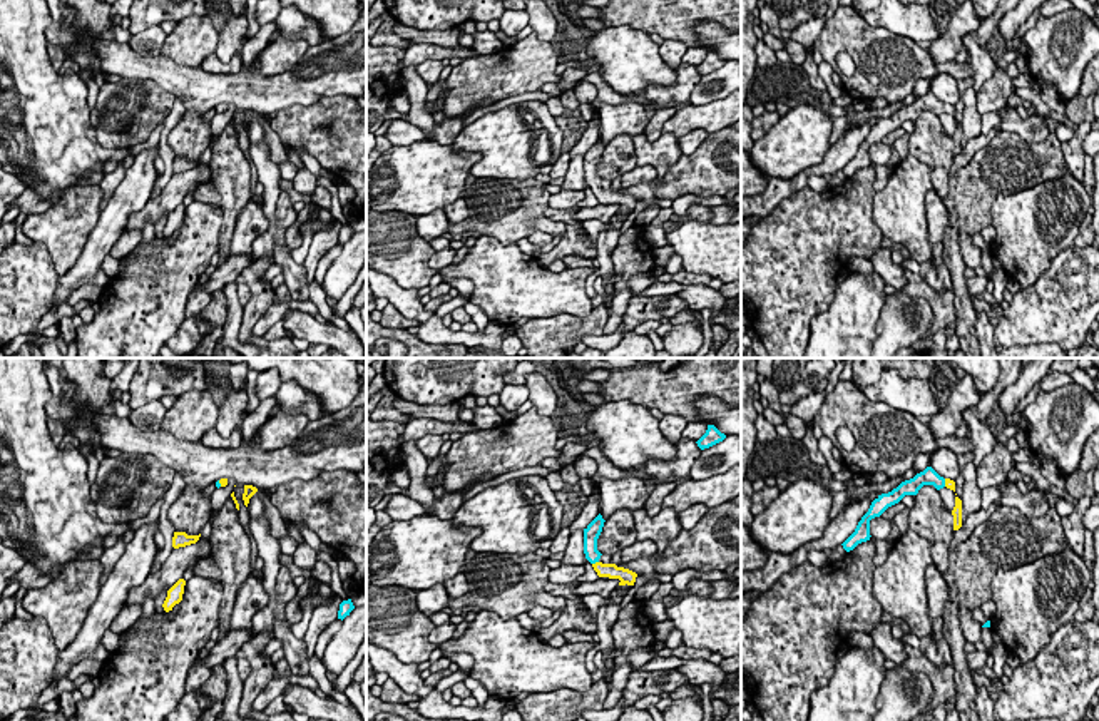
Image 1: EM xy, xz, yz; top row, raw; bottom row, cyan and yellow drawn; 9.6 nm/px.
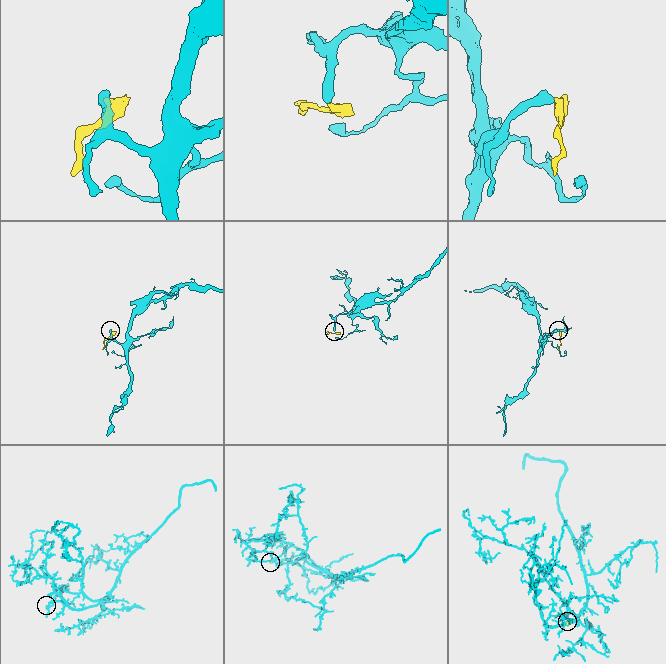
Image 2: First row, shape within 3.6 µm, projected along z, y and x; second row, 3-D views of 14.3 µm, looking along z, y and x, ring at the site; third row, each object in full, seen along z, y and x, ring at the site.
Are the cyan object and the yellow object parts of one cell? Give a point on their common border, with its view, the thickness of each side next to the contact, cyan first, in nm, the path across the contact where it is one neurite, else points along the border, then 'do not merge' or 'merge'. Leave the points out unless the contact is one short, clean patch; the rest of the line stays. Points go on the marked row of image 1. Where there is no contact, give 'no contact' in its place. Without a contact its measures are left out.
contact xz (594, 562); calibres 140 and 140 nm; way xz (592, 554), (594, 562), (601, 569), (611, 571); merge

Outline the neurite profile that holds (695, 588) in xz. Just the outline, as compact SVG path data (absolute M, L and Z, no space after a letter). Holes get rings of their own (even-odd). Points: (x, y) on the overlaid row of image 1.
M694 579L691 580L684 591L679 592L681 599L688 597L688 596L699 596L699 597L706 597L713 592L711 582L708 580L699 580Z

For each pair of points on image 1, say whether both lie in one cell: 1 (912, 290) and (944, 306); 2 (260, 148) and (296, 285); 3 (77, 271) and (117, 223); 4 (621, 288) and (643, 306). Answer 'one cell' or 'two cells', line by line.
1: one cell
2: one cell
3: one cell
4: two cells

